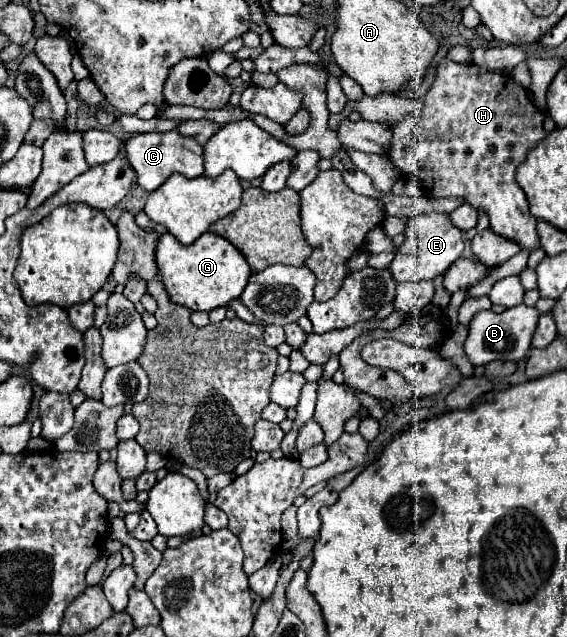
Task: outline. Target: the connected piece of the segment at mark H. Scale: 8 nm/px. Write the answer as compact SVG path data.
M447 61L437 65L435 81L423 97L423 109L391 125L393 139L387 157L401 177L419 179L427 195L463 199L487 213L495 233L517 241L523 249L537 249L535 219L529 215L525 193L515 183L515 169L525 153L545 137L545 117L511 75Z

